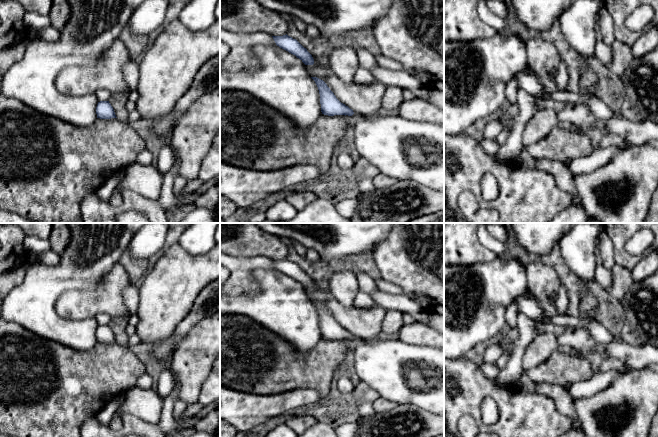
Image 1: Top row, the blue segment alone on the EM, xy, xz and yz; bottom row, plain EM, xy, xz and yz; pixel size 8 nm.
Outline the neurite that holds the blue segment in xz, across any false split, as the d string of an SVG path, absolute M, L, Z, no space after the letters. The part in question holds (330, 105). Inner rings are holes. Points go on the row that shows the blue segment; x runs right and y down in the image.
M311 77L319 90L321 112L324 115L348 115L355 119L355 148L360 157L369 161L381 174L398 181L412 181L431 189L444 191L444 124L414 121L399 115L375 116L363 119L341 103L327 84Z

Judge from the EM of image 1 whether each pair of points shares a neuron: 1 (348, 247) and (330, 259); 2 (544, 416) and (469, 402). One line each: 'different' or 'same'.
1: same
2: same

